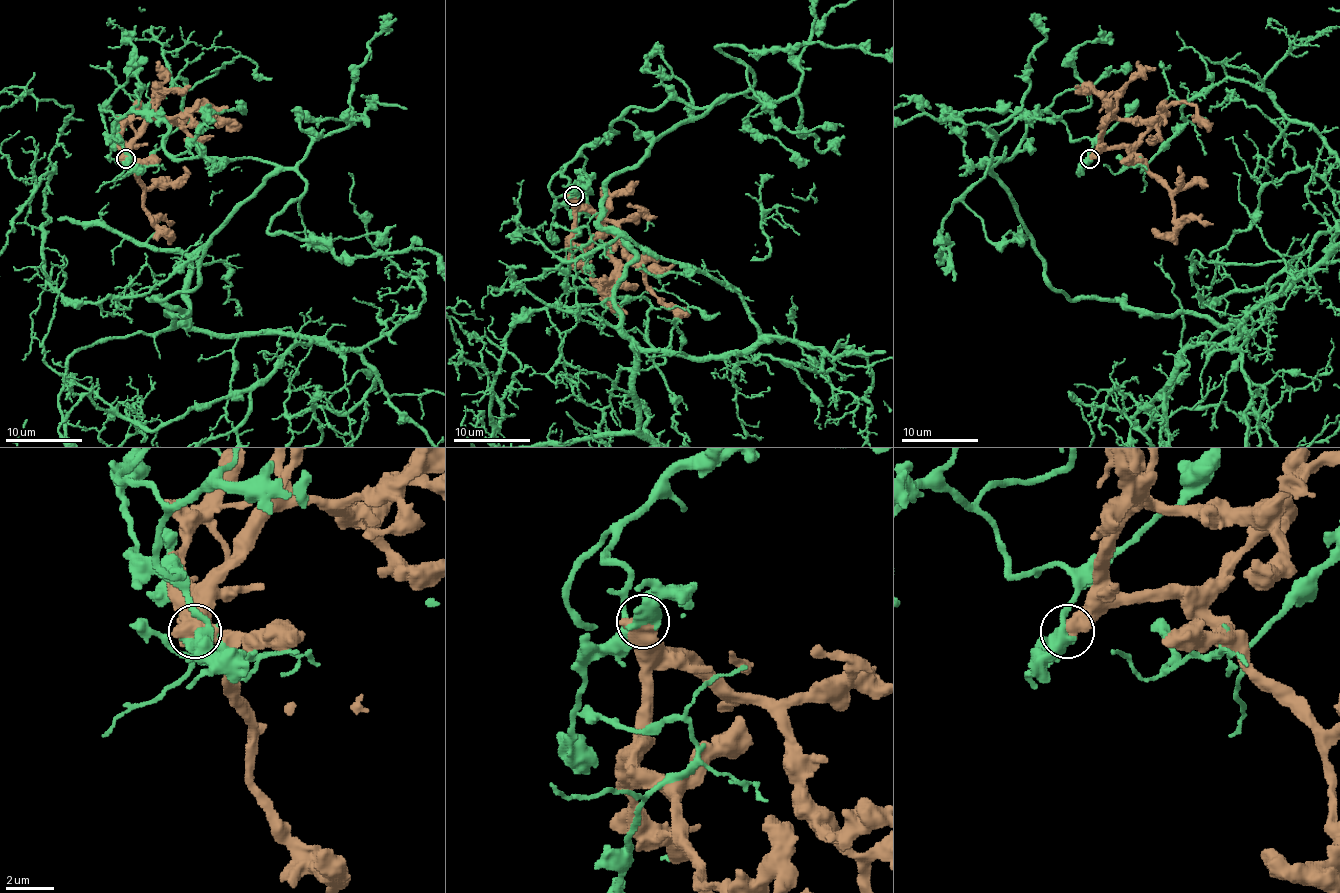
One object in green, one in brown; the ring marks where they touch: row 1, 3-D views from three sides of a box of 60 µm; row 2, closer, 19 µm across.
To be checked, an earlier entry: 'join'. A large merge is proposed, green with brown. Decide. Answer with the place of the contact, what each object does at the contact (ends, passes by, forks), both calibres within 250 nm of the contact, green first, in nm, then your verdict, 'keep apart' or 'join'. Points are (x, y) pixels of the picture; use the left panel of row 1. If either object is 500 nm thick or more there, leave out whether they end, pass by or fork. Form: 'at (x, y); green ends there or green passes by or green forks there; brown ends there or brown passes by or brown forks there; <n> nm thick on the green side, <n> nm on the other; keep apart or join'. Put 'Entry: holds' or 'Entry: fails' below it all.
at (125, 158); 500 nm thick on the green side, 850 nm on the other; keep apart
Entry: fails

